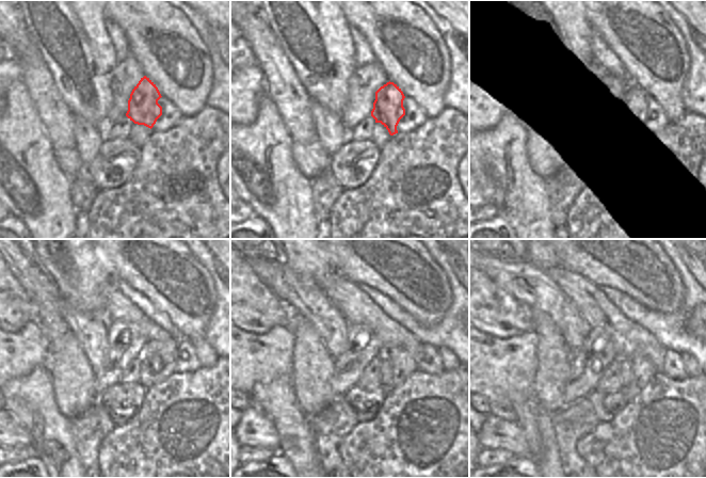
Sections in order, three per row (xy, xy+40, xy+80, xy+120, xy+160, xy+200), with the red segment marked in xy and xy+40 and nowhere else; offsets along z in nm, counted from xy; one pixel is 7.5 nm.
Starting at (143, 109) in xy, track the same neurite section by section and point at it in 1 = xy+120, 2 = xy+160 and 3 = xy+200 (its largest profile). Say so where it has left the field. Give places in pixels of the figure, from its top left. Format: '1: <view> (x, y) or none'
1: xy+120 (160, 354)
2: xy+160 (403, 365)
3: xy+200 (642, 369)

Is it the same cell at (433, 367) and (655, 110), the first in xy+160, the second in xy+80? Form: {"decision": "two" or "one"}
{"decision": "one"}

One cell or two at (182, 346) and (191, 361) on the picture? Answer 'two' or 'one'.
one

